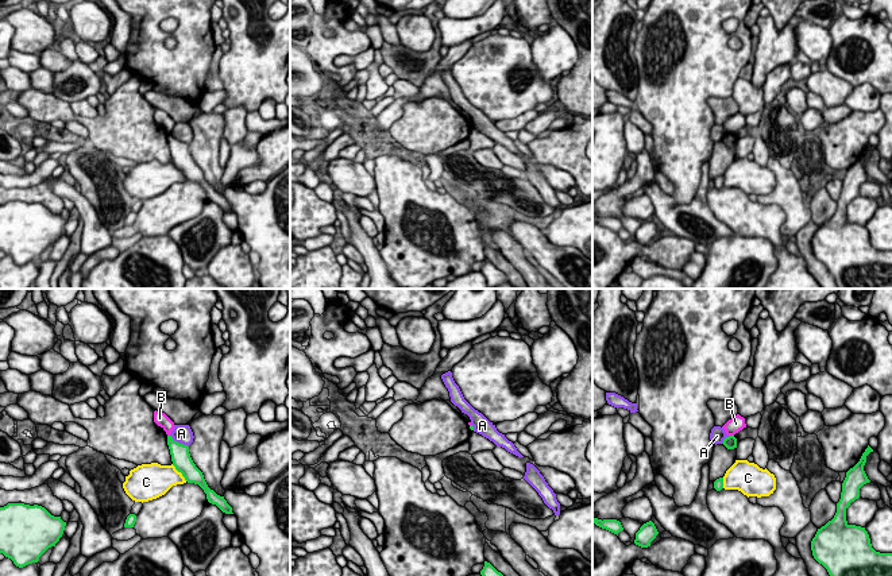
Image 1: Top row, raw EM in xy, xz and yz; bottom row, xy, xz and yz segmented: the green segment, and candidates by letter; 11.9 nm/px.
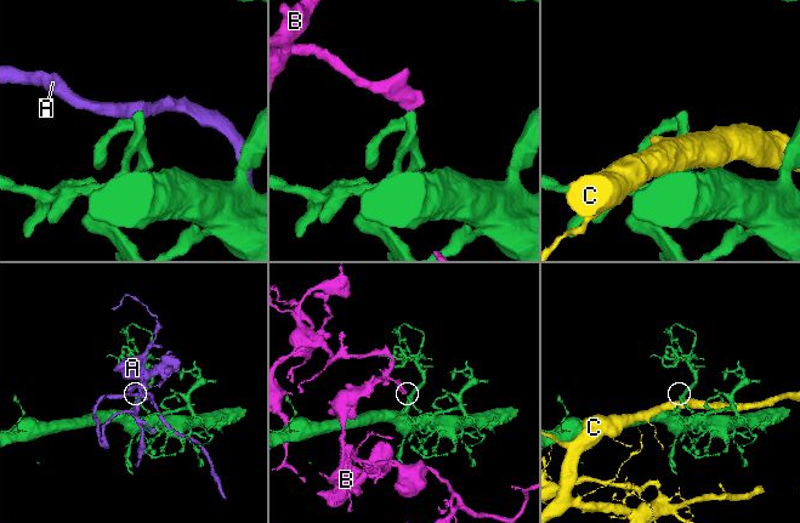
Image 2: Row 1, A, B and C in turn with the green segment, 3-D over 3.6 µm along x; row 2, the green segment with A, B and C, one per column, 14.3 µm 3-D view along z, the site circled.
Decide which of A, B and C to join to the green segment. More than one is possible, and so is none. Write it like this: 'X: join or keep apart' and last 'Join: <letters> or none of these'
A: keep apart
B: keep apart
C: keep apart
Join: none of these

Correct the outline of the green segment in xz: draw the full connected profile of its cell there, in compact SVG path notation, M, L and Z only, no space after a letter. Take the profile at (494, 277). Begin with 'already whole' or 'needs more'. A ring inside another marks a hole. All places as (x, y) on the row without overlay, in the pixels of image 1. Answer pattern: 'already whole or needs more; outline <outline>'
already whole; outline M484 259L480 272L484 275L489 287L499 286L507 282L507 277L487 259Z

